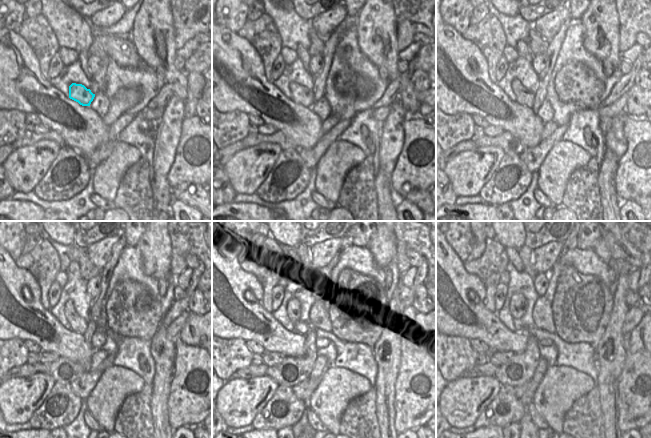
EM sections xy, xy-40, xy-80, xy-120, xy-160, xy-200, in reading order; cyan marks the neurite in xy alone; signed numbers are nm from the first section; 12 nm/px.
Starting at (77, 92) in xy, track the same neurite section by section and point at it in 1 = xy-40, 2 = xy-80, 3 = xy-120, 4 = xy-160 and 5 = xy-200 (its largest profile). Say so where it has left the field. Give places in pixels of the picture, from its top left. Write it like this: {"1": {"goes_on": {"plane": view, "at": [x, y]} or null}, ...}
{"1": {"goes_on": {"plane": "xy-40", "at": [301, 95]}}, "2": {"goes_on": {"plane": "xy-80", "at": [524, 97]}}, "3": {"goes_on": {"plane": "xy-120", "at": [78, 324]}}, "4": {"goes_on": {"plane": "xy-160", "at": [293, 306]}}, "5": {"goes_on": {"plane": "xy-200", "at": [518, 305]}}}

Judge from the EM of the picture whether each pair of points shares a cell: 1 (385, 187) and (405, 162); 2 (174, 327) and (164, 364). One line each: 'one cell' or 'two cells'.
1: two cells
2: two cells

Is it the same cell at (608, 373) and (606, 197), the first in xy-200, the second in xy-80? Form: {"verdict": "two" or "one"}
{"verdict": "one"}

